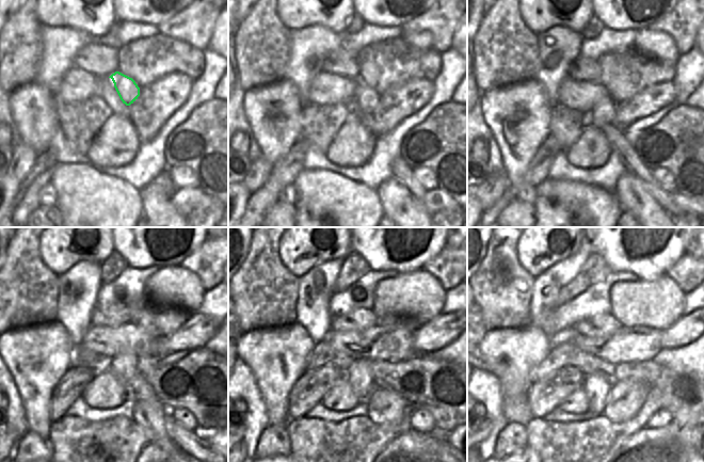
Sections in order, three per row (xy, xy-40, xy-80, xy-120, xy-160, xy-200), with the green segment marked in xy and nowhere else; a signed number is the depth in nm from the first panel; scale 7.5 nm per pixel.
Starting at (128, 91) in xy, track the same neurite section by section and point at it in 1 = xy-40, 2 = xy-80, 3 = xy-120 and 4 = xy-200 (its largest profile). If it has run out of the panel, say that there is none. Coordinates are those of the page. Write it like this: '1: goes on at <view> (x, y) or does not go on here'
1: goes on at xy-40 (367, 99)
2: goes on at xy-80 (603, 113)
3: goes on at xy-120 (124, 366)
4: goes on at xy-200 (596, 387)

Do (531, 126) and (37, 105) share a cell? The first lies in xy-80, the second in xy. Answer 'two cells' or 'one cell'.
one cell

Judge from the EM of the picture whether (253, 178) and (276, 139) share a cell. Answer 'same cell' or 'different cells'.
different cells

